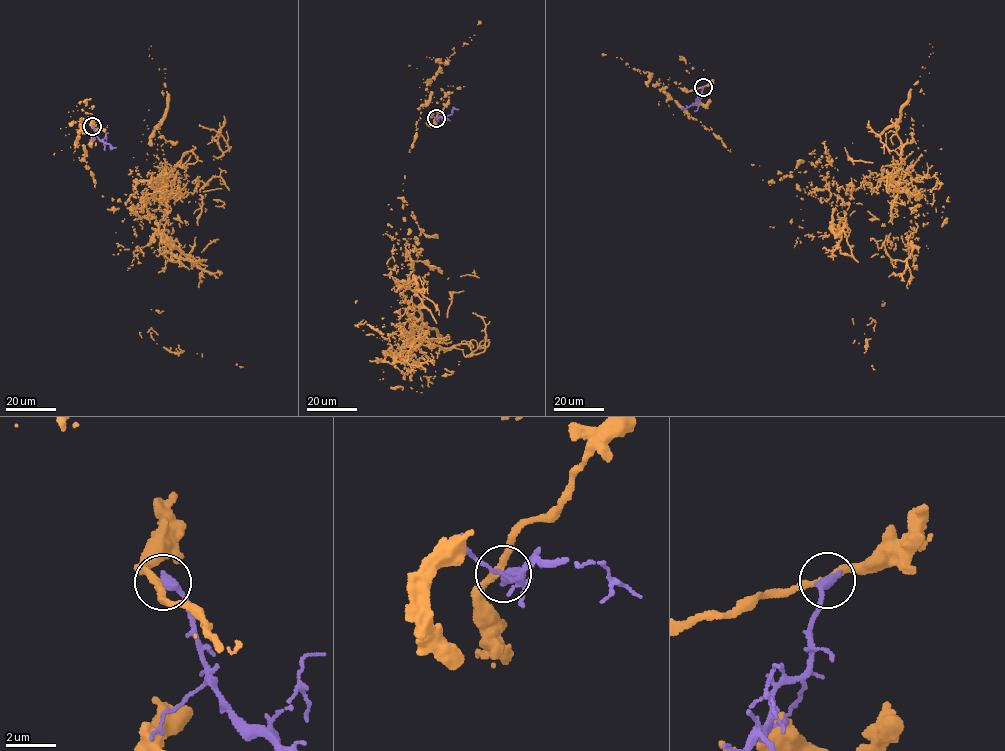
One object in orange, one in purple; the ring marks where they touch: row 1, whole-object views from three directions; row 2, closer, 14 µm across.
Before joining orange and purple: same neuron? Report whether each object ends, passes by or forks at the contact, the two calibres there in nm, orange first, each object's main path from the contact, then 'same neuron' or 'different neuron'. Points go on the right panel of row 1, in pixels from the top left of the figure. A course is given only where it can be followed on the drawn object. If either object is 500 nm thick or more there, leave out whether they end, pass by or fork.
orange passes by; purple ends there; 240 nm thick on the orange side, 420 nm on the other; orange runs (703, 86), (686, 113), (762, 180), (809, 161), (845, 205), (907, 173), (910, 277), (874, 369); purple runs (703, 86), (697, 101), (681, 108); different neuron

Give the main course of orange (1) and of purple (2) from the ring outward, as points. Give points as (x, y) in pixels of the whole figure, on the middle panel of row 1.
1: (436, 118), (403, 183), (411, 370), (380, 334), (428, 364)
2: (436, 118), (451, 115), (454, 109), (459, 108)

